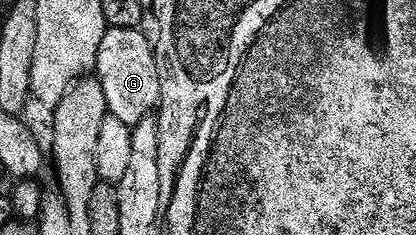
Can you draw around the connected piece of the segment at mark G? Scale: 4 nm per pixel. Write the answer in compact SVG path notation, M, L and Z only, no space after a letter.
M109 27L103 37L103 45L99 45L99 57L95 68L96 78L105 84L109 114L119 117L119 121L132 128L138 127L144 119L150 118L161 105L163 71L160 66L157 68L157 55L153 52L153 43L143 32L144 30L136 27L131 29Z

